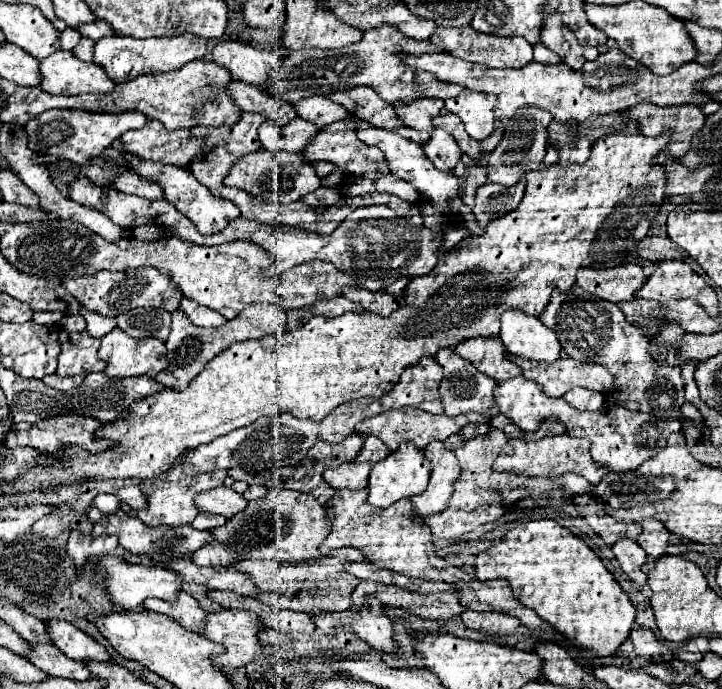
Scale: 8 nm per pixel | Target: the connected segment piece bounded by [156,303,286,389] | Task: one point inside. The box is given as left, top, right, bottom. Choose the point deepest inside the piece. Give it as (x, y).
(190, 348)

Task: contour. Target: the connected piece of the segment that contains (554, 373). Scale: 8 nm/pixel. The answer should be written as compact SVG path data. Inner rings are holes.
M516 359L524 377L536 381L550 397L562 397L572 387L584 387L598 393L610 393L614 377L598 363L580 363L572 359L558 359L554 363L534 363Z

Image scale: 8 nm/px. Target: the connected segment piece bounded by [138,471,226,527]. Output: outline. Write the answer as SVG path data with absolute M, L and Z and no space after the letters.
M212 471L212 473L204 473L204 475L196 475L196 477L186 477L182 481L164 481L156 487L150 489L148 493L148 507L138 511L138 517L150 525L150 527L158 527L158 525L186 525L192 523L194 517L198 515L198 509L194 507L194 497L200 491L206 489L214 489L224 485L226 479L226 471Z

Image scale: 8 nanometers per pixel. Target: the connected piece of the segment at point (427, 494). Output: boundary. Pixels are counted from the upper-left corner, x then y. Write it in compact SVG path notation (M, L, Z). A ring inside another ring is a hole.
M432 441L424 449L424 455L432 463L430 483L422 495L414 495L414 499L410 499L420 517L434 515L448 505L450 495L454 493L454 483L462 471L454 451L448 451L444 441Z

